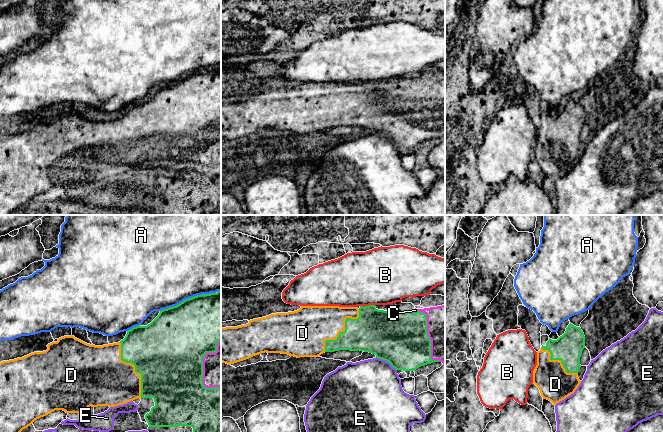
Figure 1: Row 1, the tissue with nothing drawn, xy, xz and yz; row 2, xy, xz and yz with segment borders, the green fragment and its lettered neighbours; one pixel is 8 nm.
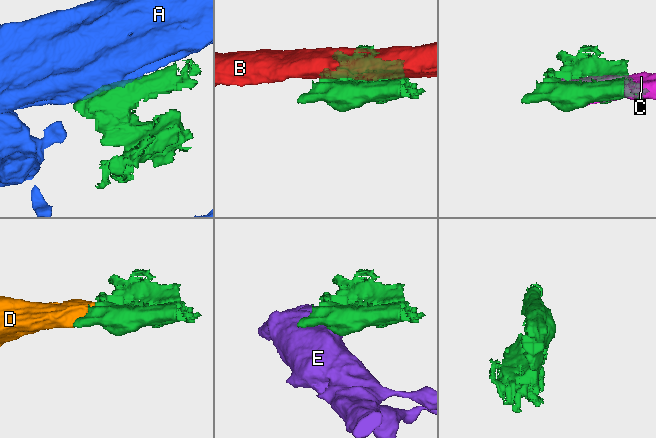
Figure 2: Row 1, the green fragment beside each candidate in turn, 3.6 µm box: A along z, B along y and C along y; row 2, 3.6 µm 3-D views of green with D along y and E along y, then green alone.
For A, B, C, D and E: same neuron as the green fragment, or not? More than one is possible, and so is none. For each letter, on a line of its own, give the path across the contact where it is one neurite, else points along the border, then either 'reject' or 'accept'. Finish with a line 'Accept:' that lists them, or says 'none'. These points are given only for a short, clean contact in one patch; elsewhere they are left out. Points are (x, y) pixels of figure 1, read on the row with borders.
A: reject
B: reject
C: accept
D: accept
E: reject
Accept: C, D

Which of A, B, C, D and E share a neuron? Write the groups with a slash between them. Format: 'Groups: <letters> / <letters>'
Groups: A / B / C D / E

